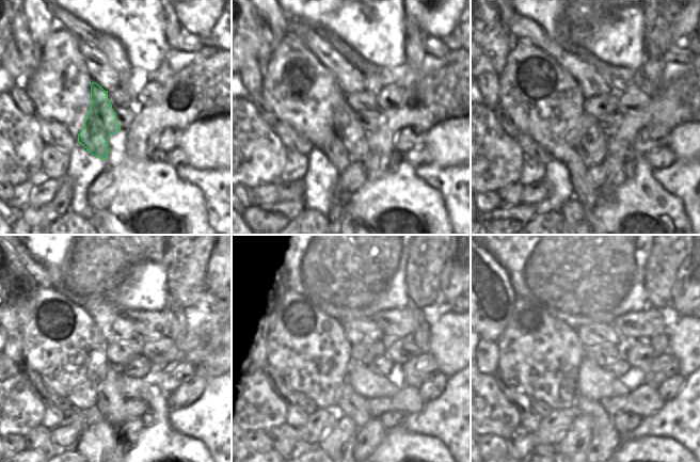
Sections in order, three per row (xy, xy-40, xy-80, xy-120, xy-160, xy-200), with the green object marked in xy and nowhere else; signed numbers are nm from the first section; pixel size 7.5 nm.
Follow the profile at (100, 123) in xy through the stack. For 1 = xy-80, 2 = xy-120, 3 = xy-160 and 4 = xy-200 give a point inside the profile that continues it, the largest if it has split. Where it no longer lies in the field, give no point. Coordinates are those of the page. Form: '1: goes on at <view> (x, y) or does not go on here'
1: goes on at xy-80 (592, 147)
2: goes on at xy-120 (97, 443)
3: goes on at xy-160 (337, 444)
4: goes on at xy-200 (591, 415)

